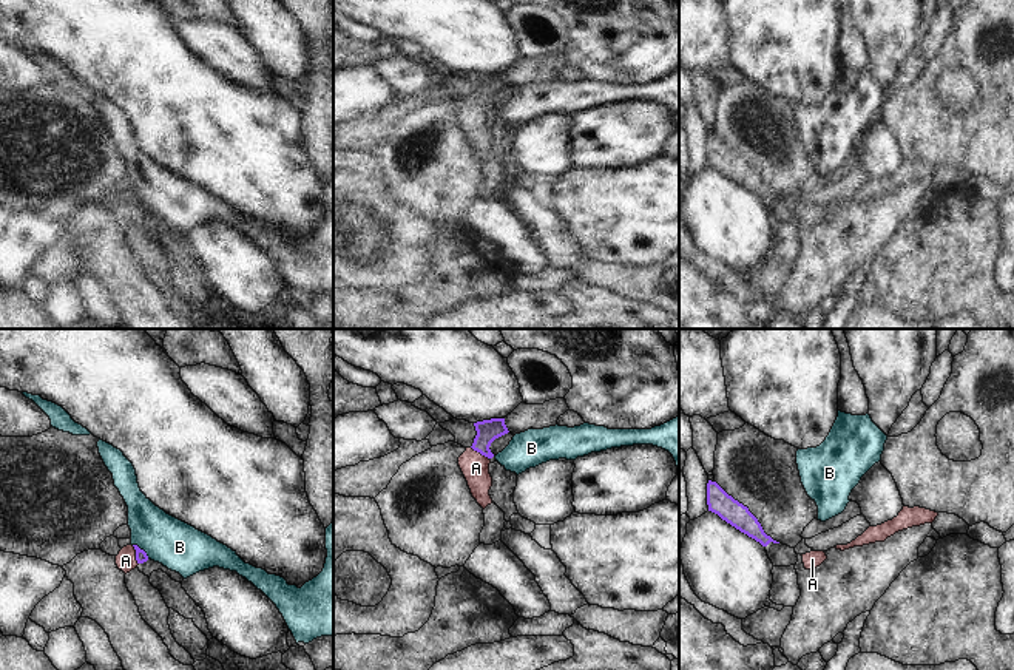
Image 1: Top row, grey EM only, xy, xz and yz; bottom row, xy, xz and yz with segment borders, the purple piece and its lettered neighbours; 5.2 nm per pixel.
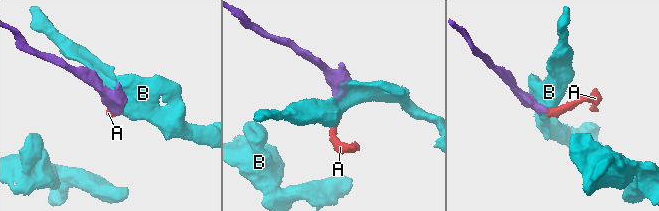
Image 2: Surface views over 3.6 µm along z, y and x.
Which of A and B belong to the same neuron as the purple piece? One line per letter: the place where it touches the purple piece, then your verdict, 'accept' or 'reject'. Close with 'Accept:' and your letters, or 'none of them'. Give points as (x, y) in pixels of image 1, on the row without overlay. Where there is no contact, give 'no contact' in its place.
A: xy (136, 209) | accept
B: xy (142, 204) | reject
Accept: A

